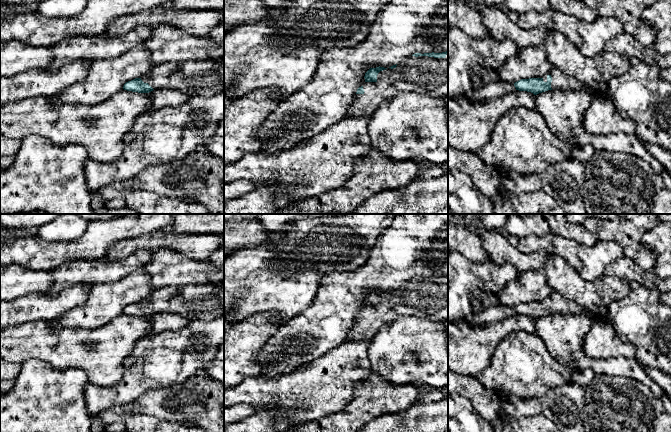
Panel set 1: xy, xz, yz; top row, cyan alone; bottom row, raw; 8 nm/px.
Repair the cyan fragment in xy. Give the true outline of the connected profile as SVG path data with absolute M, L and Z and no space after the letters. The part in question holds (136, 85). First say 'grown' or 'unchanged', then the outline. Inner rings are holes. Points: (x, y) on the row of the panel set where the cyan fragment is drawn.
grown | M220 60L157 64L141 78L126 82L123 89L138 93L171 89L190 97L211 97L224 92L224 65Z

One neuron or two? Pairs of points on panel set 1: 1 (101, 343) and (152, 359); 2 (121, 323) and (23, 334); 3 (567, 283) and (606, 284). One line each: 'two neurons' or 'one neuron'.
1: two neurons
2: one neuron
3: one neuron

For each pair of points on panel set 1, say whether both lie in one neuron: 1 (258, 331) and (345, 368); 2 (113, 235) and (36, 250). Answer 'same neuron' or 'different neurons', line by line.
1: different neurons
2: same neuron

